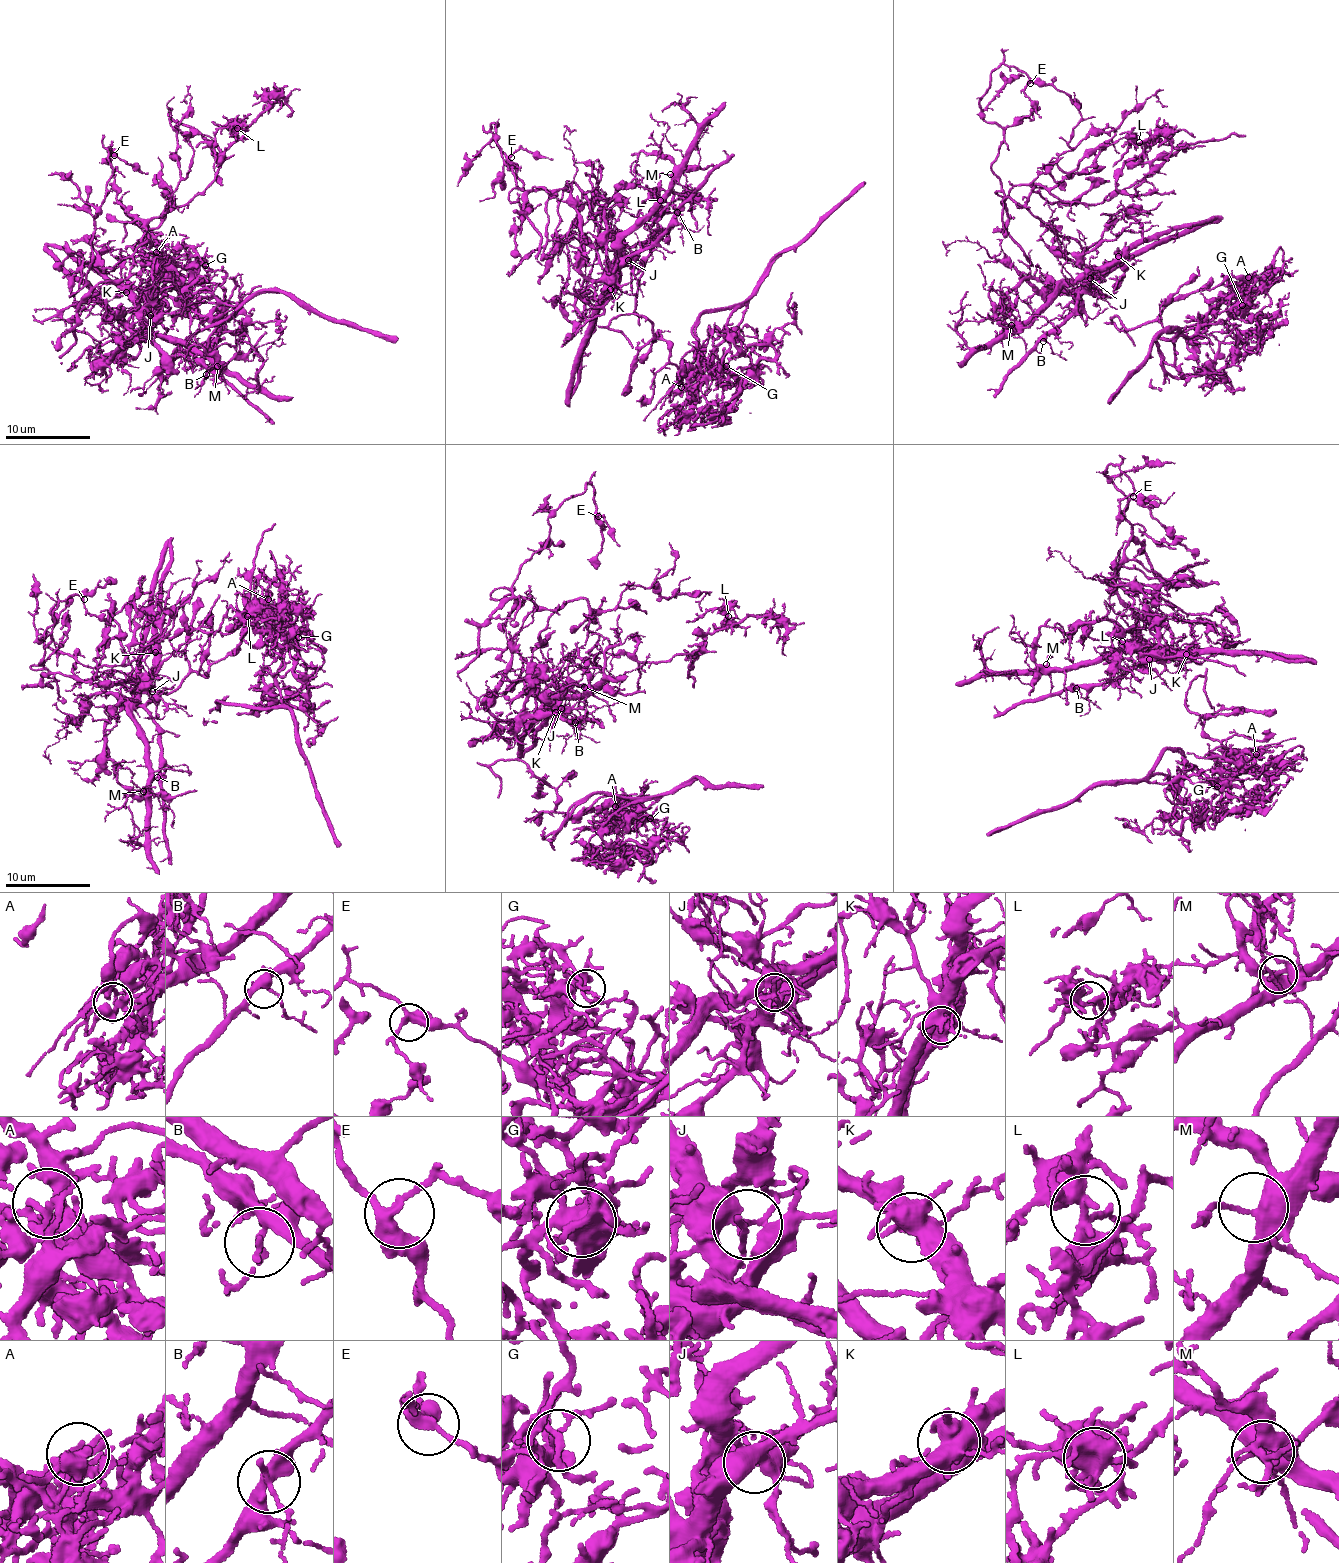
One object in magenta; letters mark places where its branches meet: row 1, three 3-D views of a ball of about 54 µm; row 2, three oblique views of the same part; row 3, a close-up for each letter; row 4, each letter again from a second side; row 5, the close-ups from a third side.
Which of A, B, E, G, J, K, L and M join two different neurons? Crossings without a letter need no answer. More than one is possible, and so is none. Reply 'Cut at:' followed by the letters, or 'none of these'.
Cut at: A, J, K

